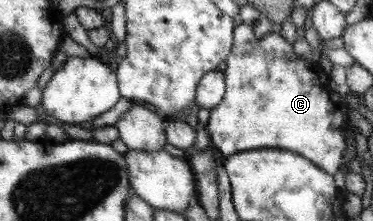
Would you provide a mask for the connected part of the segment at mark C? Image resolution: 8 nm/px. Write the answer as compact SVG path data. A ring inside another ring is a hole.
M239 22L234 27L234 44L232 51L226 56L226 64L221 70L224 80L225 92L222 101L210 109L210 117L205 126L210 148L216 152L218 158L230 156L234 152L256 150L256 148L282 148L288 152L298 152L299 156L306 158L324 169L330 176L342 164L344 154L344 126L346 126L347 110L338 110L340 106L332 104L326 74L322 74L316 65L316 72L304 64L294 52L288 42L284 42L279 33L264 34L260 40L254 38L252 28L248 24Z

